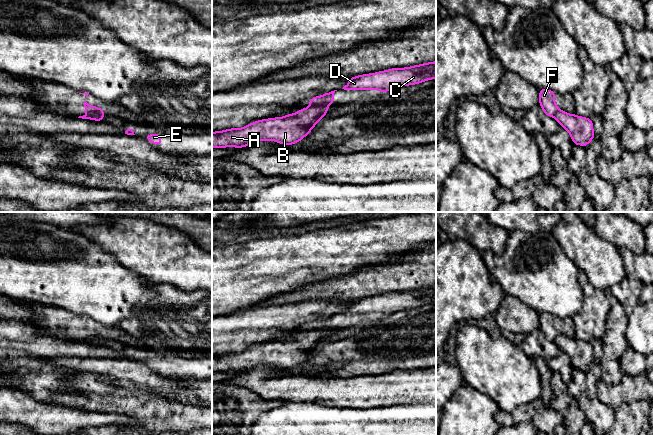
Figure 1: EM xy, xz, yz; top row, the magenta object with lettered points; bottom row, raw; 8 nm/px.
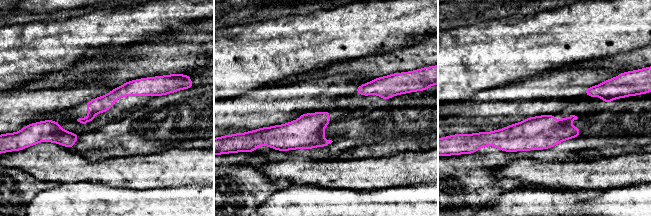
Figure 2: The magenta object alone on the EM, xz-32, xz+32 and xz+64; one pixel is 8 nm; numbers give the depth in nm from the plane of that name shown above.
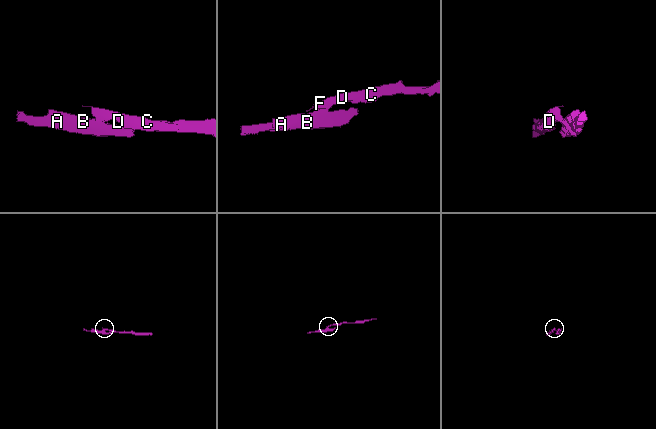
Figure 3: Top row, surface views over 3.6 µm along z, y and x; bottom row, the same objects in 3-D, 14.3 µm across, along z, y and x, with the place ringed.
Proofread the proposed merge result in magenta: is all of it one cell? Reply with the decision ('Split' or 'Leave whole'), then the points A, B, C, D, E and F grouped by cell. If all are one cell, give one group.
Split. Groups: A B E / C D F

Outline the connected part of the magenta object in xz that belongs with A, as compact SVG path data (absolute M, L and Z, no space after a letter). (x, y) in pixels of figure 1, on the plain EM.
M309 330L283 341L257 344L242 352L214 355L212 373L243 372L266 364L289 370L308 360L324 339L328 339L328 330Z

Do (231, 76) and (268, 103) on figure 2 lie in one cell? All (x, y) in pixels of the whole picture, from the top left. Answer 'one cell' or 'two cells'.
two cells

